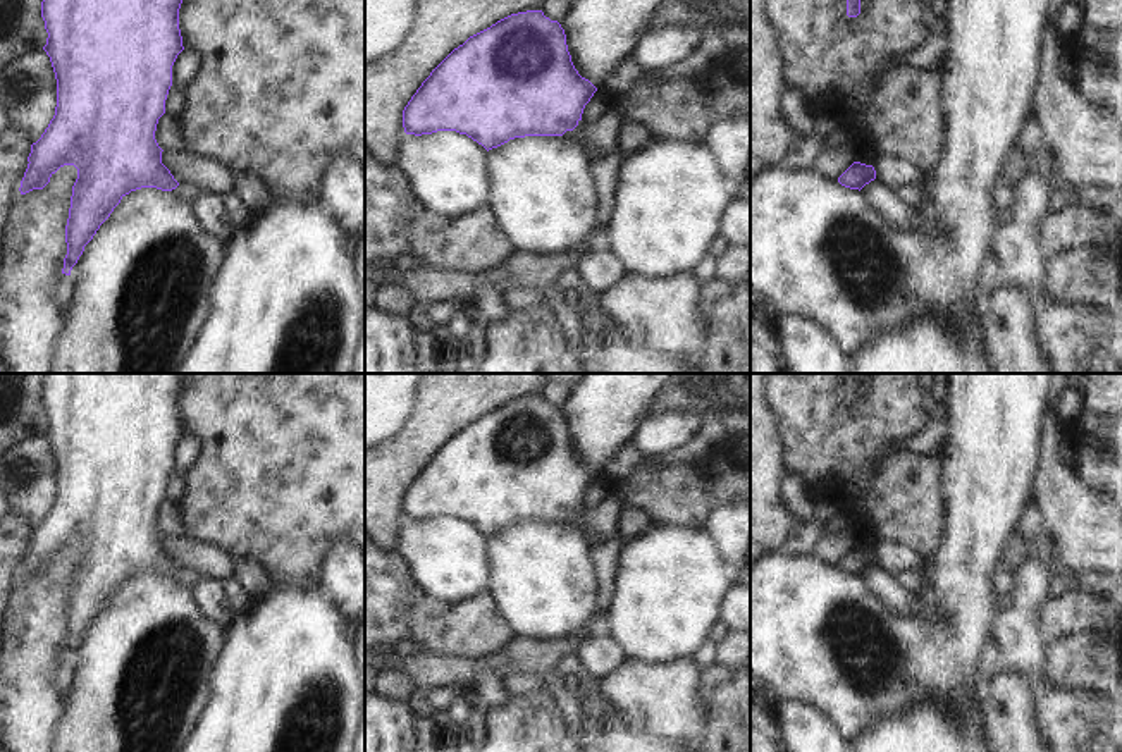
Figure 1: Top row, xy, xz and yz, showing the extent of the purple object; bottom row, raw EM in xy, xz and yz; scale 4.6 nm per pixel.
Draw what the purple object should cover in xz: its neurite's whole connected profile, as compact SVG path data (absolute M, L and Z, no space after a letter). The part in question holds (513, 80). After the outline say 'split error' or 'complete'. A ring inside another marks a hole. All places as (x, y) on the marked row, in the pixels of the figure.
M527 10L497 21L454 48L404 107L403 127L415 136L456 131L487 151L525 136L554 136L576 145L583 108L595 91L575 69L561 24L542 10Z | split error

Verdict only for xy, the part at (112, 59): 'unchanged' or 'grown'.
grown

